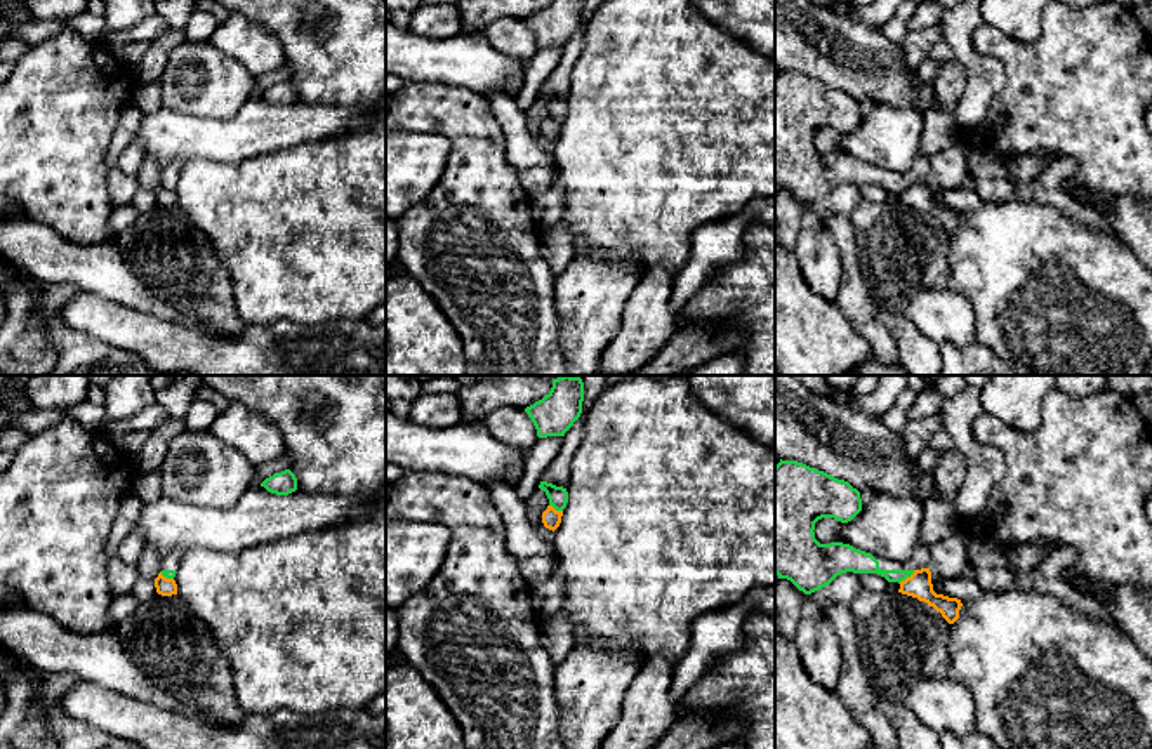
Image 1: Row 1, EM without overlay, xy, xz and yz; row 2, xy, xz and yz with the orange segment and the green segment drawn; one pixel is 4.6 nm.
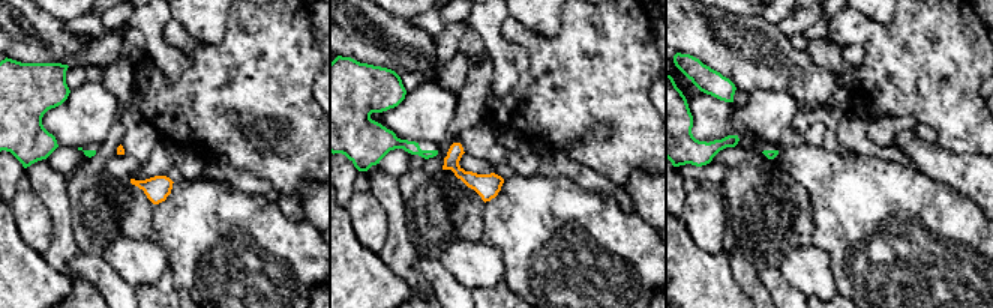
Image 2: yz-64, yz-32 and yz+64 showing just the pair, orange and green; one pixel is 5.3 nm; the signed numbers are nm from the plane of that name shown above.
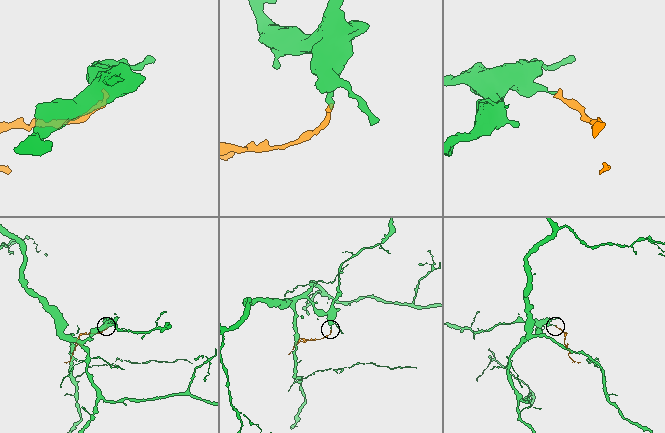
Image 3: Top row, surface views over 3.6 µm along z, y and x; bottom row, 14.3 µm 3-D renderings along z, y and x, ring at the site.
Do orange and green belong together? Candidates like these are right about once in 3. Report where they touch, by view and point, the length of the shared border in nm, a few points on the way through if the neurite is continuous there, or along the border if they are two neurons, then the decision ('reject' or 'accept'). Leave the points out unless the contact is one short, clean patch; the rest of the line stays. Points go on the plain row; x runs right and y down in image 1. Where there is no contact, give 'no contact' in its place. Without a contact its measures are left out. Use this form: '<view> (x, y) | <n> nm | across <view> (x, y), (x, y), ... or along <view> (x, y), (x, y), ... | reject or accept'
yz (907, 188) | 100 nm | reject

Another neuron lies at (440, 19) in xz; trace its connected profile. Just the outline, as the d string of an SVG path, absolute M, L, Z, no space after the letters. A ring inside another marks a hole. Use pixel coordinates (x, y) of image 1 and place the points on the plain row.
M422 5L410 14L408 31L424 38L450 38L462 30L462 16L457 5Z

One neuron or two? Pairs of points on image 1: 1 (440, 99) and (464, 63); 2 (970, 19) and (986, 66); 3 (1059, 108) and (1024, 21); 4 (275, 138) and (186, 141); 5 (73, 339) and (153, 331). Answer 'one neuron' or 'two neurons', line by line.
1: two neurons
2: one neuron
3: two neurons
4: one neuron
5: two neurons

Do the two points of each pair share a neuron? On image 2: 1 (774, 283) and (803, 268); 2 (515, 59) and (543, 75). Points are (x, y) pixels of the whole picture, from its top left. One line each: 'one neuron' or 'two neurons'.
1: two neurons
2: two neurons

